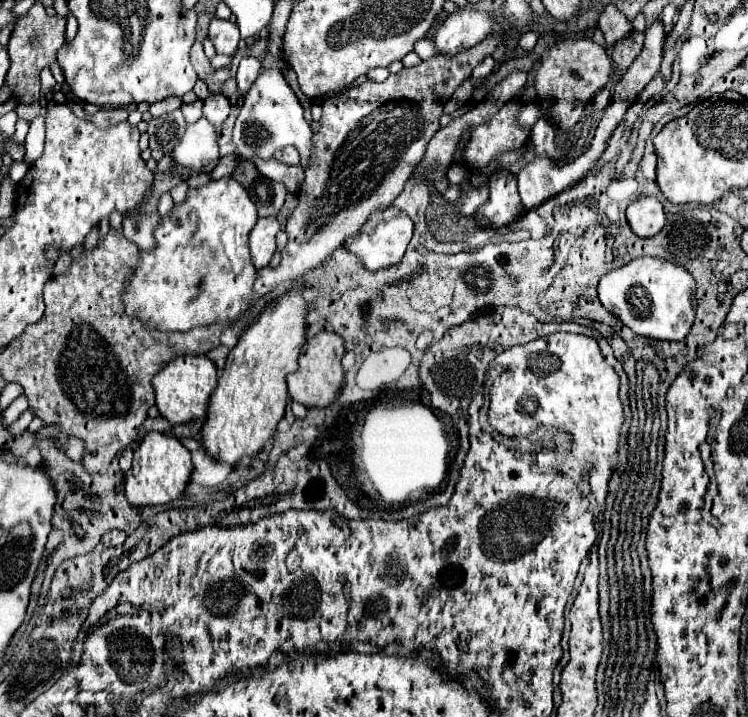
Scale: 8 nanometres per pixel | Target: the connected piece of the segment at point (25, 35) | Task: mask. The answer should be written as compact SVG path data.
M35 3L27 15L17 19L15 29L11 33L9 47L7 47L11 67L9 67L9 75L7 75L5 83L13 89L13 97L17 97L21 101L21 105L17 109L19 119L25 119L31 123L39 115L39 89L41 89L39 75L45 67L55 63L57 49L65 43L65 27L67 27L65 17L59 17L59 15L49 17L41 3Z

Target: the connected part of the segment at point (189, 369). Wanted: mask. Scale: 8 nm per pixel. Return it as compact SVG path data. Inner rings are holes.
M205 355L175 357L153 379L157 409L171 425L183 425L189 421L205 419L207 403L215 385L217 385L217 367Z

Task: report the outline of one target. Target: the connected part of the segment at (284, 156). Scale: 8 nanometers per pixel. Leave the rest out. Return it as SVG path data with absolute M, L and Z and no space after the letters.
M285 147L275 155L275 159L285 165L299 165L299 151L295 147Z

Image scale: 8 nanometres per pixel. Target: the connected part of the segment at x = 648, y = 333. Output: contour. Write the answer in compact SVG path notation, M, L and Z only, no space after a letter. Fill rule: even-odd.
M639 257L605 275L599 281L597 291L603 307L621 319L633 333L651 339L681 341L689 335L695 321L693 287L695 279L685 267L657 257Z

